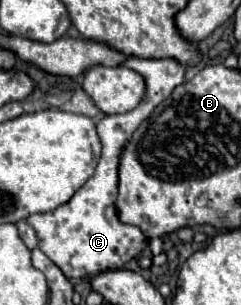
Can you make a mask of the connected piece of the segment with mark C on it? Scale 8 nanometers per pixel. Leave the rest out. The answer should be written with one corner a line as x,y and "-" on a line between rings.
129,57
125,67
141,73
147,83
147,95
139,103
137,109
123,115
109,115
97,123
97,131
103,143
103,155
99,165
87,183
75,191
75,195
61,207
43,215
29,215
27,223
35,229
39,237
39,249
69,277
69,279
89,279
97,273
109,269
121,269
131,259
137,259
145,247
147,237
135,225
125,225
117,219
115,199
117,199
117,167
119,157
125,147
125,141
133,135
133,131
141,125
143,119
151,115
151,111
167,97
171,91
185,81
185,65
177,59
139,59

